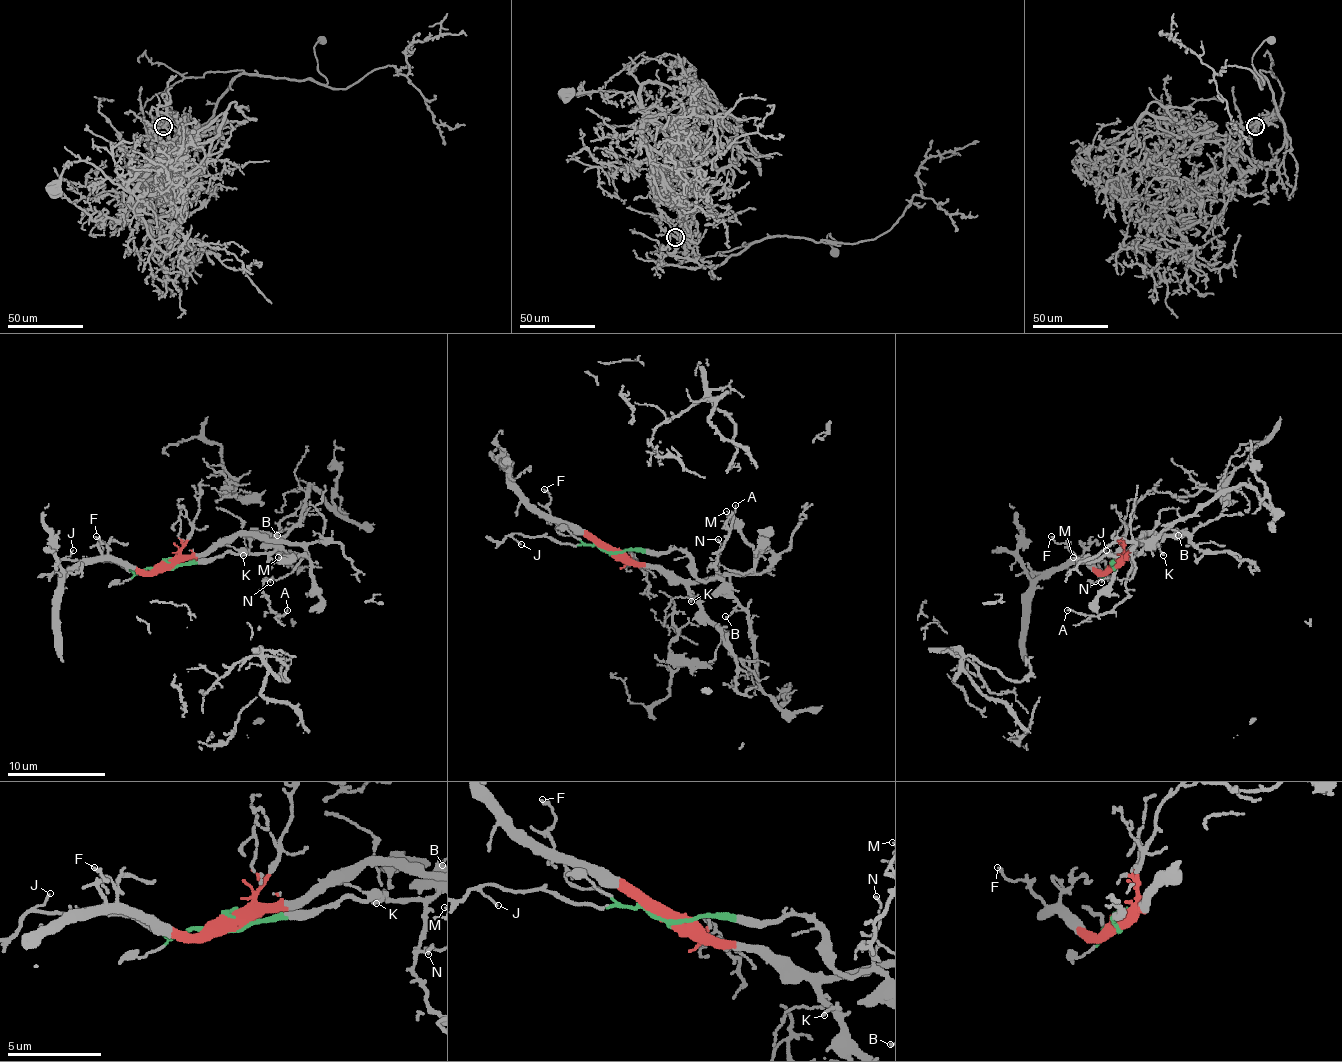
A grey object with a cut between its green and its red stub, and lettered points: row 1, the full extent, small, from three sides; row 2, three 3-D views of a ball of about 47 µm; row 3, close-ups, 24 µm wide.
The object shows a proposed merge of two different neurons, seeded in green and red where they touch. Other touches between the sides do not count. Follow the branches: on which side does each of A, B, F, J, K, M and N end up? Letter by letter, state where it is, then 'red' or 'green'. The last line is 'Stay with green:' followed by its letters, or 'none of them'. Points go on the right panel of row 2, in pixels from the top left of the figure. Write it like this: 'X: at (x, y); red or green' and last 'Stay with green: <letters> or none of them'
A: at (1067, 610); green
B: at (1178, 535); green
F: at (1051, 536); red
J: at (1106, 550); green
K: at (1163, 555); red
M: at (1073, 557); red
N: at (1101, 582); red
Stay with green: A, B, J

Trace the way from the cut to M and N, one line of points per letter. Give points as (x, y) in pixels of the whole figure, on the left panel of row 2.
M: (164, 565), (176, 565), (184, 558), (211, 553), (237, 536), (296, 543), (306, 551), (306, 555), (279, 558)
N: (164, 565), (211, 553), (237, 536), (299, 543), (304, 558), (269, 582)

